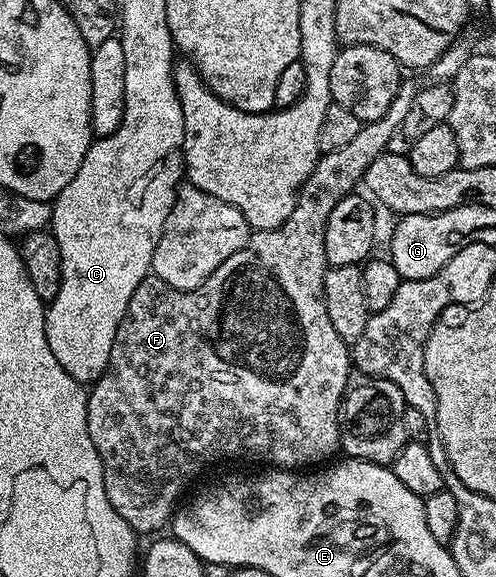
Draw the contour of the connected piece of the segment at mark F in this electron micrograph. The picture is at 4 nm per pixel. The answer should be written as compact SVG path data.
M405 80L405 81L402 81L402 84L401 84L401 87L400 87L400 88L399 88L399 92L398 92L398 93L397 93L397 95L396 95L396 96L395 96L395 100L391 100L391 108L387 108L387 112L386 112L386 113L385 113L385 114L384 114L384 115L383 115L383 116L379 116L379 120L375 120L375 121L374 121L374 122L366 122L366 123L364 123L364 125L362 125L362 128L361 128L361 131L360 131L360 132L359 132L359 136L355 136L355 137L353 137L353 138L352 138L352 139L351 139L351 140L350 140L350 142L349 142L349 143L347 143L347 145L345 145L345 147L343 147L343 149L341 149L341 150L336 150L336 151L335 151L335 152L331 152L331 153L330 153L330 154L326 154L326 153L322 153L322 155L321 155L321 157L320 157L320 158L318 158L318 160L317 160L317 163L316 163L316 164L315 164L315 168L314 168L314 169L313 169L313 171L312 171L312 172L311 172L311 176L310 176L310 177L309 177L309 178L308 178L308 180L307 180L307 181L305 181L305 183L303 183L303 184L302 184L302 185L301 185L301 188L300 188L300 191L299 191L299 197L298 197L298 200L297 200L297 207L296 207L296 208L295 208L295 209L294 209L294 210L293 210L293 211L292 211L292 212L291 212L291 216L287 216L287 220L286 220L286 221L285 221L285 222L284 222L284 223L283 223L283 224L282 224L282 225L281 225L281 226L280 226L280 227L279 227L279 228L275 228L275 229L274 229L274 230L259 230L259 231L256 231L256 232L253 232L253 233L250 233L250 236L249 236L249 244L248 244L248 245L247 245L247 246L245 246L245 247L243 247L243 248L242 248L242 250L240 250L240 251L239 251L239 252L235 252L235 256L227 256L227 260L223 260L223 264L219 264L219 268L215 268L215 272L211 272L211 276L207 276L207 280L203 280L203 281L202 281L202 282L201 282L201 283L200 283L200 284L199 284L199 288L195 288L195 289L194 289L194 290L176 290L176 289L175 289L175 288L171 288L171 287L170 287L170 286L169 286L169 285L168 285L168 284L167 284L167 283L165 283L165 282L164 282L164 281L163 281L163 280L159 280L159 279L158 279L158 278L156 278L156 277L155 277L155 276L154 276L154 274L153 274L153 273L152 273L152 272L150 272L150 273L149 273L149 275L147 275L147 277L146 277L146 278L145 278L145 279L144 279L144 280L143 280L143 284L139 284L139 288L135 288L135 296L131 296L131 304L130 304L130 305L129 305L129 307L128 307L128 308L127 308L127 312L126 312L126 313L125 313L125 315L124 315L124 316L123 316L123 320L122 320L122 321L121 321L121 323L120 323L120 324L119 324L119 328L118 328L118 329L117 329L117 331L116 331L116 332L115 332L115 344L114 344L114 345L113 345L113 347L112 347L112 348L111 348L111 360L110 360L110 361L109 361L109 366L108 366L108 367L107 367L107 369L106 369L106 370L105 370L105 374L104 374L104 375L103 375L103 377L102 377L102 378L98 378L98 379L97 379L97 381L96 381L96 382L94 382L94 383L92 383L92 386L91 386L91 389L90 389L90 390L89 390L89 391L88 391L88 396L89 396L89 403L88 403L88 404L87 404L87 428L88 428L88 429L89 429L89 431L90 431L90 432L91 432L91 440L92 440L92 441L93 441L93 443L94 443L94 444L95 444L95 448L96 448L96 449L97 449L97 451L98 451L98 452L99 452L99 456L100 456L100 457L101 457L101 463L102 463L102 464L103 464L103 480L104 480L104 481L105 481L105 487L106 487L106 488L107 488L107 500L111 500L111 508L115 508L115 512L119 512L119 516L123 516L123 520L127 520L127 524L131 524L131 528L132 528L132 529L133 529L133 530L136 530L136 531L137 531L137 533L138 533L138 535L141 535L141 536L145 536L145 534L153 534L153 533L154 533L154 534L153 534L153 535L156 535L156 534L157 534L157 533L158 533L158 532L161 532L161 531L157 531L157 532L156 532L156 530L161 530L161 529L163 529L163 528L164 528L164 526L165 526L165 529L166 529L166 527L168 527L168 526L169 526L169 525L170 525L170 522L171 522L171 519L172 519L172 517L173 517L173 515L174 515L174 513L175 513L175 511L176 511L176 510L177 510L177 509L178 509L178 506L179 506L179 503L177 503L177 501L179 501L179 500L180 500L180 498L181 498L181 493L183 493L183 492L184 492L184 490L185 490L185 489L187 489L187 488L188 488L188 486L189 486L189 485L191 485L191 484L192 484L192 482L193 482L193 481L195 481L195 480L196 480L196 478L197 478L197 477L199 477L199 476L200 476L200 474L201 474L201 473L203 473L203 472L204 472L204 470L205 470L205 469L207 469L207 468L208 468L208 466L213 466L213 465L215 465L215 464L216 464L216 462L229 462L229 461L231 461L231 460L232 460L232 458L262 458L262 460L263 460L263 461L265 461L265 462L269 462L269 463L265 463L265 464L272 464L272 465L273 465L273 466L274 466L274 467L277 467L277 468L305 468L305 467L308 467L308 466L305 466L305 465L307 465L307 464L308 464L308 462L317 462L317 463L313 463L313 464L321 464L321 463L324 463L324 462L325 462L325 461L326 461L326 460L329 460L329 459L332 459L332 458L333 458L333 457L334 457L334 455L333 455L333 456L332 456L332 454L333 454L333 453L335 453L335 452L336 452L336 453L338 453L338 450L339 450L339 447L340 447L340 445L341 445L341 423L340 423L340 421L339 421L339 415L340 415L340 412L341 412L341 400L342 400L342 398L344 398L344 397L345 397L345 392L346 392L346 389L347 389L347 387L348 387L348 386L349 386L349 385L350 385L350 382L351 382L351 377L350 377L350 378L349 378L349 370L350 370L350 371L351 371L351 350L350 350L350 347L349 347L349 346L348 346L348 345L347 345L347 344L346 344L346 343L345 343L345 341L344 341L344 340L343 340L343 339L341 339L341 337L340 337L340 336L339 336L339 332L335 332L335 328L334 328L334 326L333 326L333 325L331 325L331 316L327 316L327 304L326 304L326 303L325 303L325 293L324 293L324 292L323 292L323 284L324 284L324 283L325 283L325 272L326 272L326 269L327 269L327 263L326 263L326 261L325 261L325 229L326 229L326 228L327 228L327 220L328 220L328 219L329 219L329 217L330 217L330 216L331 216L331 212L332 212L332 211L333 211L333 209L334 209L334 208L335 208L335 204L339 204L339 200L343 200L343 199L344 199L344 198L345 198L345 197L347 197L347 195L348 195L348 194L352 194L352 193L354 193L354 191L356 191L356 190L357 190L357 189L358 189L358 187L360 187L360 186L361 186L361 185L362 185L362 182L363 182L363 179L364 179L364 177L365 177L365 173L366 173L366 172L367 172L367 168L368 168L368 167L369 167L369 165L370 165L370 164L372 164L372 162L373 162L373 161L374 161L374 160L376 160L376 159L377 159L377 158L378 158L378 157L379 157L379 156L380 156L380 155L381 155L381 154L384 154L384 153L386 153L386 151L388 151L388 150L389 150L389 149L390 149L390 146L389 146L389 141L391 141L391 140L392 140L392 138L393 138L393 137L394 137L394 138L395 138L395 139L396 139L396 138L397 138L397 137L398 137L398 134L399 134L399 131L400 131L400 128L401 128L401 125L402 125L402 124L403 124L403 119L405 119L405 117L407 117L407 111L409 111L409 109L410 109L410 108L411 108L411 104L412 104L412 103L413 103L413 101L414 101L414 100L415 100L415 96L416 96L416 95L417 95L417 91L418 91L418 89L419 89L419 86L418 86L418 83L416 83L416 84L415 84L415 83L413 83L413 82L409 82L409 80Z

